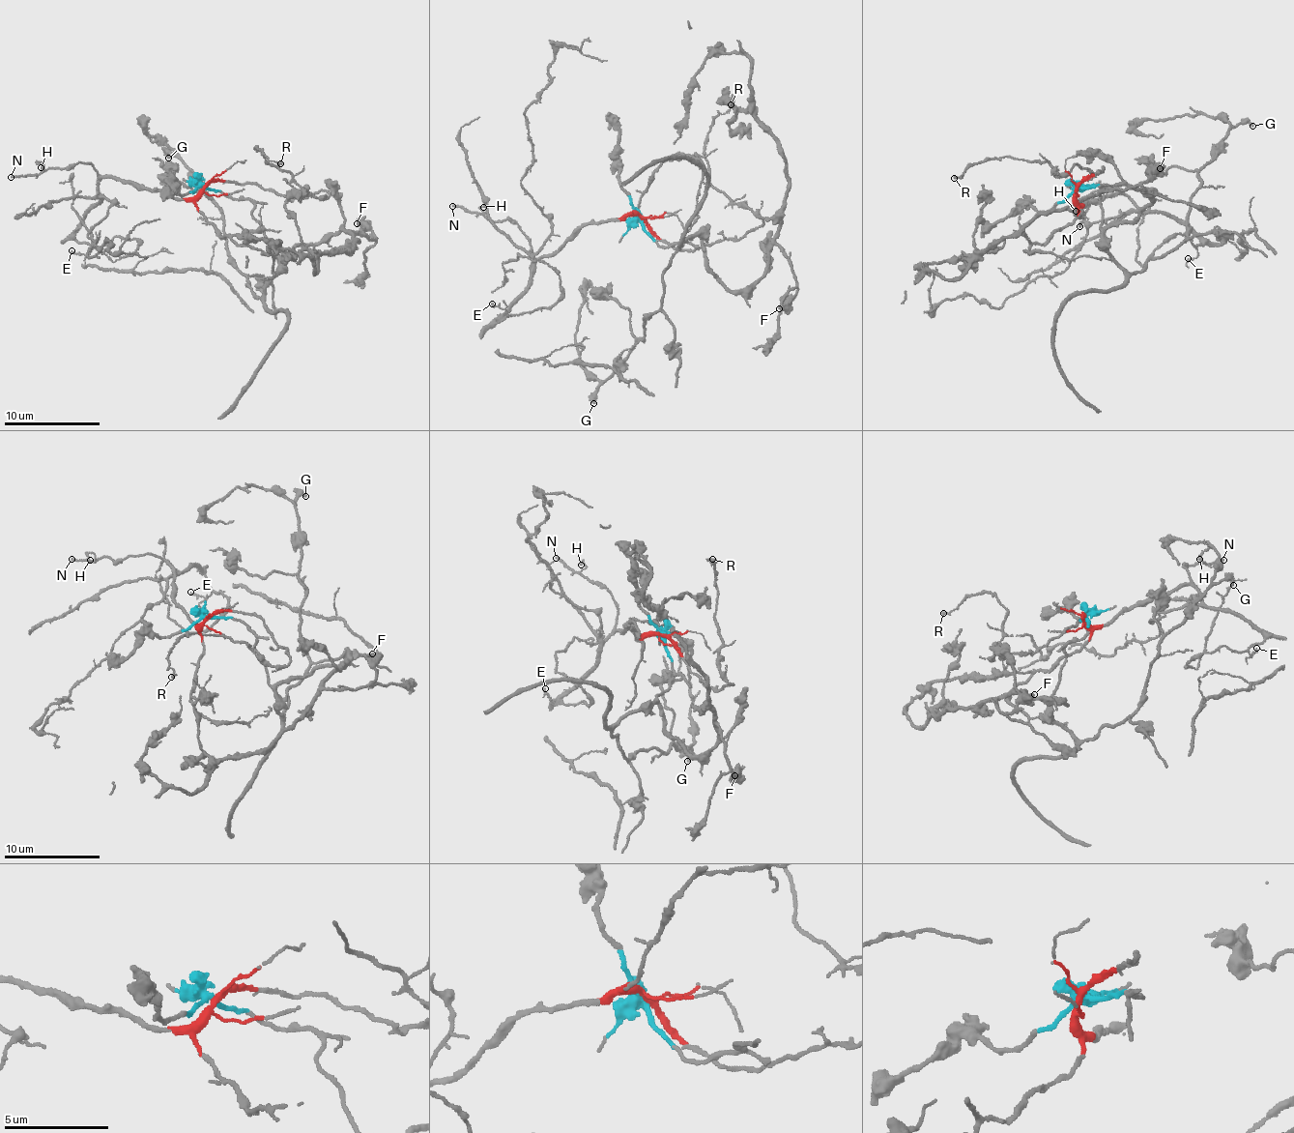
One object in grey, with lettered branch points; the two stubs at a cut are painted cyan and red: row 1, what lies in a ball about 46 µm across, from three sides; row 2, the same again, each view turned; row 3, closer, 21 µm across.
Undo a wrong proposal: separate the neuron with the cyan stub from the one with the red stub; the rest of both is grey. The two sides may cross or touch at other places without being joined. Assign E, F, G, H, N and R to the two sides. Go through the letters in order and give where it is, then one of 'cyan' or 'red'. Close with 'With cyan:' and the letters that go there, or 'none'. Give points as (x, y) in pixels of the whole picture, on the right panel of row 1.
E: place (1188, 258); red
F: place (1160, 168); cyan
G: place (1252, 126); cyan
H: place (1076, 211); red
N: place (1079, 226); red
R: place (954, 178); red
With cyan: F, G

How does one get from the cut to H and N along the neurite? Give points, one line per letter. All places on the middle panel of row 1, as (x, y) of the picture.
H: (642, 217), (607, 218), (575, 229), (558, 249), (537, 259), (524, 231), (508, 219), (491, 220), (484, 206)
N: (642, 217), (607, 218), (575, 229), (558, 249), (537, 259), (524, 231), (508, 219), (486, 220), (452, 205)

